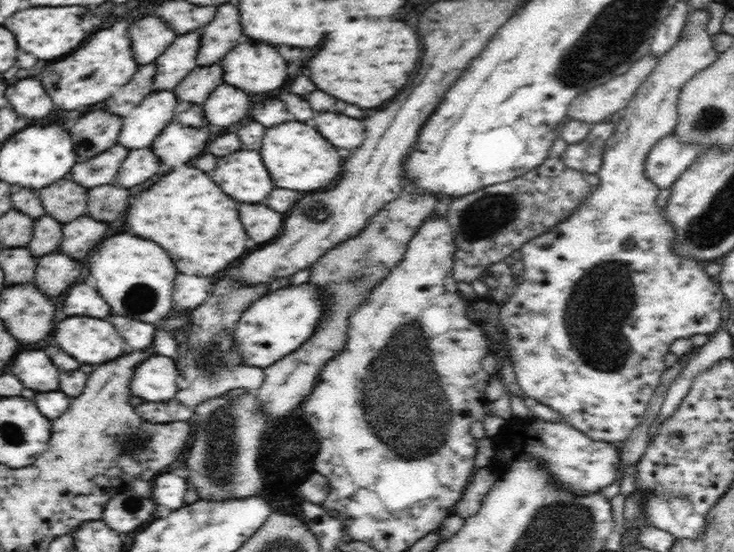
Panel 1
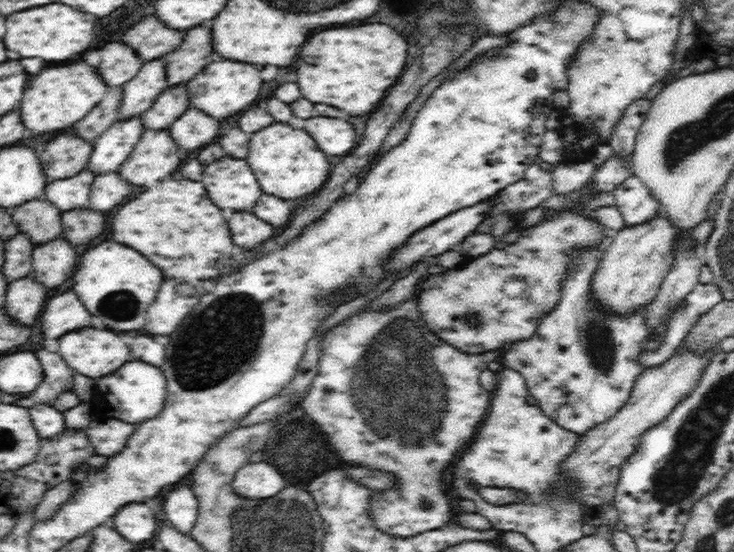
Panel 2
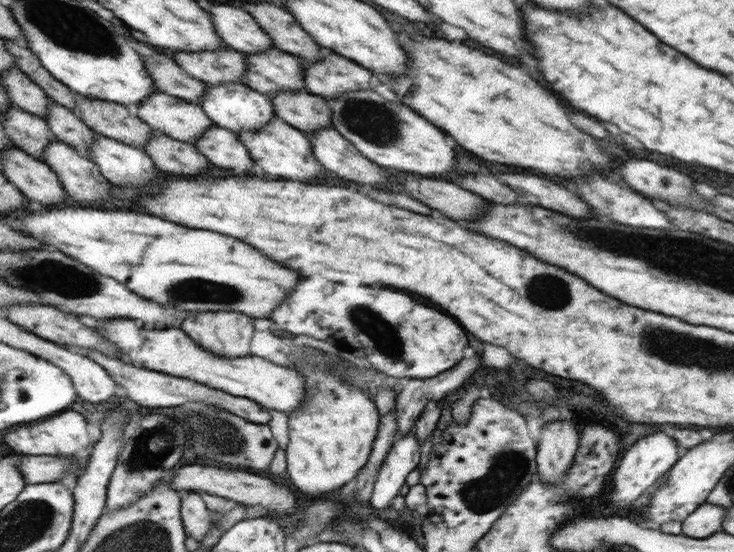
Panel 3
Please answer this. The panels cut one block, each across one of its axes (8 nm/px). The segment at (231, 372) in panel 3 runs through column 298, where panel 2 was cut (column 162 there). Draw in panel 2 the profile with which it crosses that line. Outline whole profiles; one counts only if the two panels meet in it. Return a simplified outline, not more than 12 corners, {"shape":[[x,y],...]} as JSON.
{"shape":[[126,362],[96,378],[108,414],[137,425],[168,397],[156,366]]}

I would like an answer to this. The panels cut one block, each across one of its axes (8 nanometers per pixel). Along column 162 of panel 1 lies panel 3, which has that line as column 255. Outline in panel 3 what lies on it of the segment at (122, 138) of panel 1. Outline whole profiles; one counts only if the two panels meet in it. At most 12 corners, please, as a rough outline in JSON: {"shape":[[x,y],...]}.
{"shape":[[246,84],[206,86],[200,106],[238,134],[276,117],[270,97]]}

